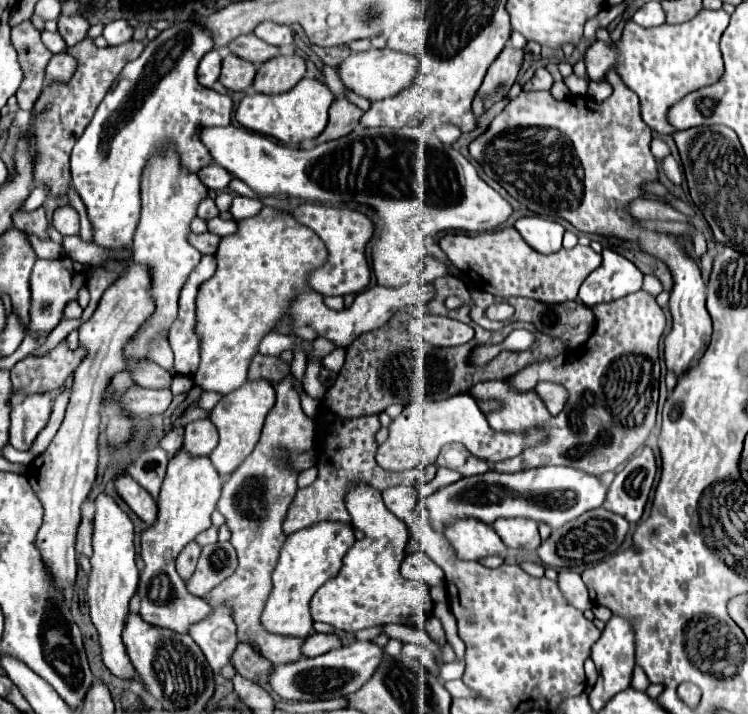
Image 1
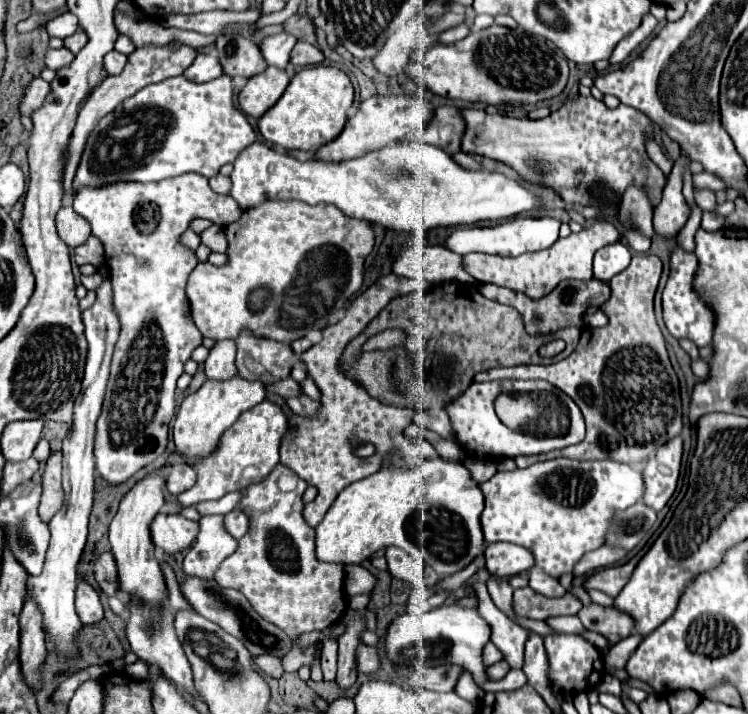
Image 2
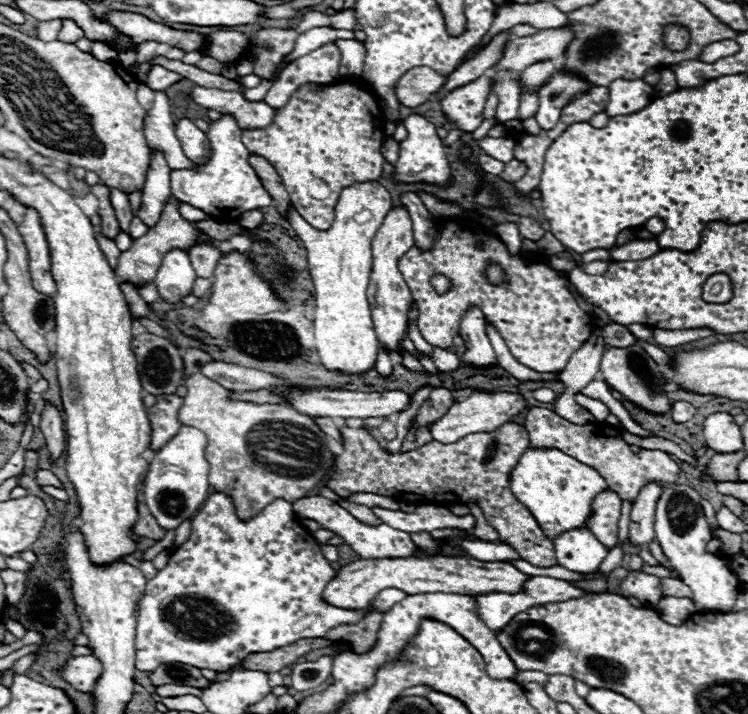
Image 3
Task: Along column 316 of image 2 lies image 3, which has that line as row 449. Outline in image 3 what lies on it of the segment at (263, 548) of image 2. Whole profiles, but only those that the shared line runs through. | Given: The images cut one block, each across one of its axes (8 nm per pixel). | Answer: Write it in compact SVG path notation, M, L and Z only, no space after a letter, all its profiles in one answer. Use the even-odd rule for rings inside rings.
M528 408L528 416L524 422L524 428L528 430L530 436L530 444L534 448L558 448L568 456L574 456L576 460L580 460L582 464L588 464L592 468L596 468L596 472L600 472L600 476L604 476L604 480L608 480L608 488L618 492L618 496L622 500L630 500L634 502L640 488L646 486L648 482L660 482L662 486L666 484L674 484L680 476L680 468L674 460L670 460L670 456L662 450L642 450L638 454L634 454L630 450L630 446L622 440L620 432L608 424L572 424L564 418L560 418L556 412L546 410L546 408Z

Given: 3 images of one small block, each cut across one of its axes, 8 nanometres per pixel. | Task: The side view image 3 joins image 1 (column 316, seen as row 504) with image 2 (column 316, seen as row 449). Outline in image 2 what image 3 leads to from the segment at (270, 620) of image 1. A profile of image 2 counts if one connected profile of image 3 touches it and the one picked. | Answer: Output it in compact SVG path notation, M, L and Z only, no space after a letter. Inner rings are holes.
M386 452L384 464L372 476L350 484L332 504L324 520L316 526L316 558L322 562L342 562L342 564L360 564L380 548L398 546L416 558L416 548L420 548L422 560L426 564L434 562L434 570L440 576L454 574L468 566L476 556L482 554L484 536L480 534L480 514L484 508L484 496L478 488L478 482L472 478L470 470L452 458L434 456L424 460L414 468L400 468L396 464L398 456Z

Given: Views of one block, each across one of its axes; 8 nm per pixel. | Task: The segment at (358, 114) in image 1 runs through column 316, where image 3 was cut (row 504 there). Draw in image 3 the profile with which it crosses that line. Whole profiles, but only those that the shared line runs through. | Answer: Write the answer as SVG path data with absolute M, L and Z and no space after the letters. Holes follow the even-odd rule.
M138 502L138 520L132 526L132 532L136 536L146 536L152 540L162 540L162 536L166 534L166 530L156 524L156 518L150 516L146 504L142 504L142 502Z

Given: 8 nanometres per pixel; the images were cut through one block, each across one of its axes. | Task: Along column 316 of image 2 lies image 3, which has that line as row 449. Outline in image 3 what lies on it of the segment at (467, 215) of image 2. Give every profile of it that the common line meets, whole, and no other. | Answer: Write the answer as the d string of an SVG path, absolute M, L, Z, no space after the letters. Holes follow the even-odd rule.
M182 426L180 432L164 448L156 452L147 470L146 479L140 485L141 496L150 514L164 530L174 530L184 520L192 518L208 498L210 464L204 458L204 448L206 436L192 426Z

